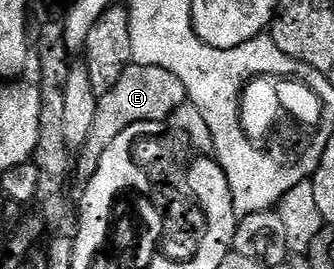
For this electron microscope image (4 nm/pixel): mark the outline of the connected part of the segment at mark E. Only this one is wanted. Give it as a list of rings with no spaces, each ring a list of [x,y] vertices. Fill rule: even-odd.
[[[136,62],[130,64],[123,78],[119,78],[119,82],[115,82],[115,86],[111,86],[111,90],[107,90],[107,94],[98,99],[91,134],[75,156],[76,175],[78,172],[85,182],[92,180],[98,172],[97,167],[103,154],[109,149],[111,142],[115,142],[115,138],[119,138],[119,134],[127,130],[127,126],[168,121],[173,112],[186,103],[187,93],[183,82],[175,78],[171,70],[163,70],[159,66],[143,66]]]

